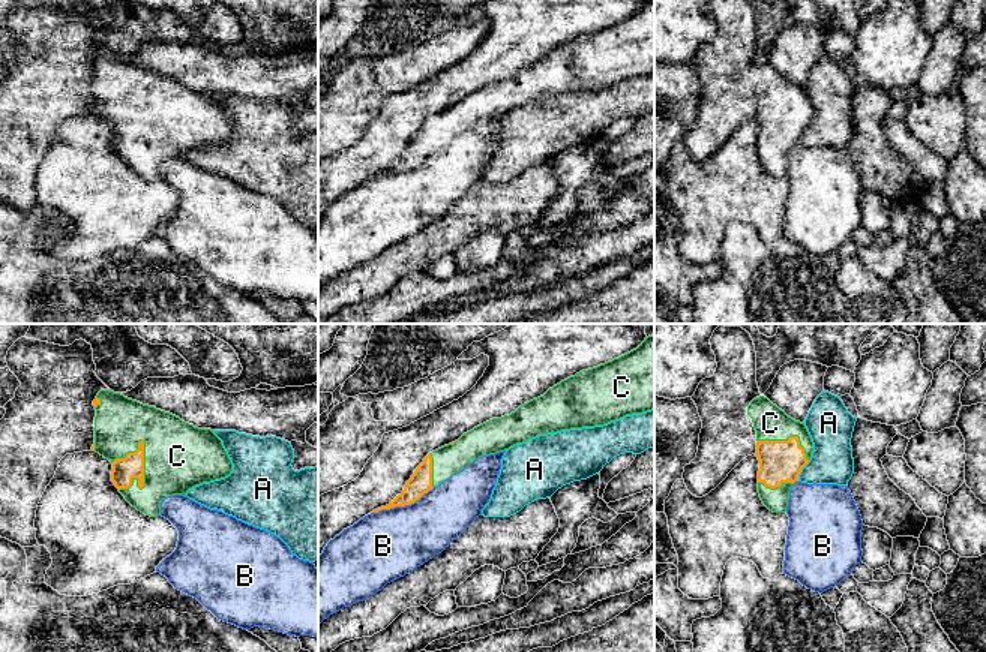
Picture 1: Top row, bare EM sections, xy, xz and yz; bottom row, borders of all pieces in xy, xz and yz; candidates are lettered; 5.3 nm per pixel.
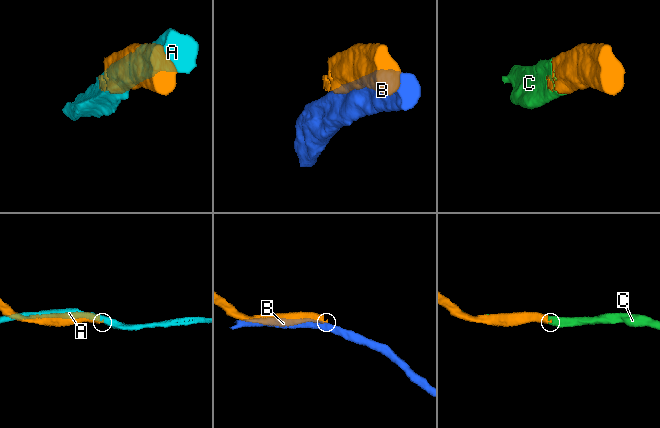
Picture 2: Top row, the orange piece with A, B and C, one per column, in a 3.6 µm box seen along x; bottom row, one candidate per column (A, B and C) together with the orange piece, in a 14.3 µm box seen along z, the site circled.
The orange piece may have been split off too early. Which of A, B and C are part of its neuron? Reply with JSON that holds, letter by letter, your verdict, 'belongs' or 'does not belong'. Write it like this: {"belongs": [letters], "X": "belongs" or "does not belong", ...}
{"belongs": ["C"], "A": "does not belong", "B": "does not belong", "C": "belongs"}

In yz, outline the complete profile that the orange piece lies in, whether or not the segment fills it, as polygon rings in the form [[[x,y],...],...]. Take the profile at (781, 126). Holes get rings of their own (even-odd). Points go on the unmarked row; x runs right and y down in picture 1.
[[[764,60],[750,66],[747,79],[756,94],[759,162],[770,175],[785,177],[789,154],[812,121],[812,102],[804,87],[792,84]]]

